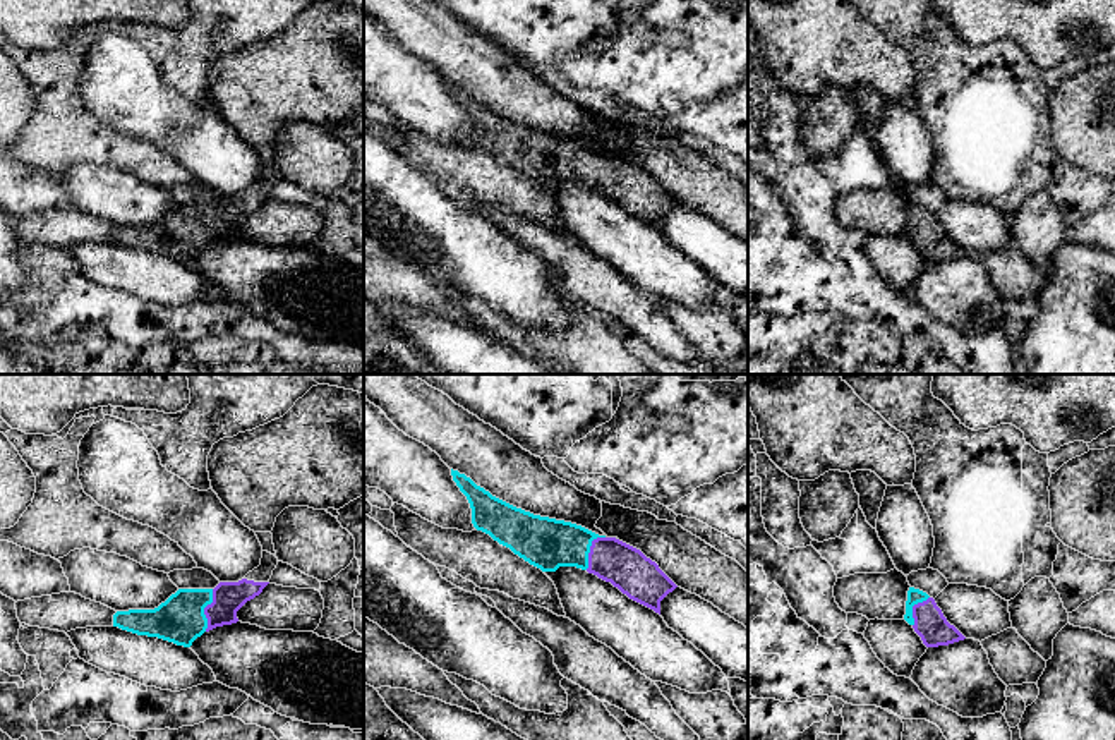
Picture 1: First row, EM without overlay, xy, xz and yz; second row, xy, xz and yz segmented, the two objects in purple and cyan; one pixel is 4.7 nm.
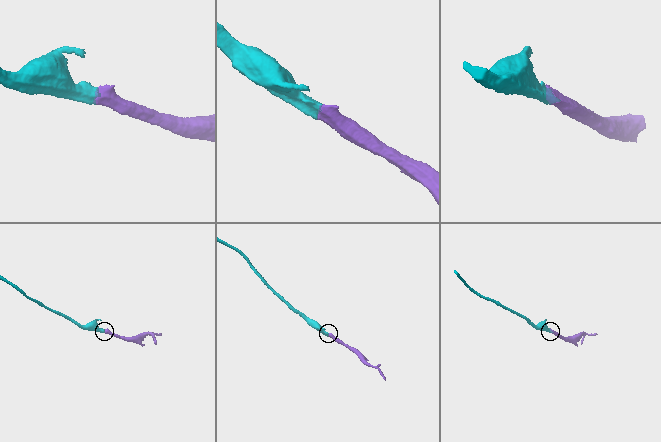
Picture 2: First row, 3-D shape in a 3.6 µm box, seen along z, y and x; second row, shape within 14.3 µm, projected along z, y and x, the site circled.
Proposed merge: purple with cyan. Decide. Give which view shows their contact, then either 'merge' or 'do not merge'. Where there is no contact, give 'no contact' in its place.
xy | merge

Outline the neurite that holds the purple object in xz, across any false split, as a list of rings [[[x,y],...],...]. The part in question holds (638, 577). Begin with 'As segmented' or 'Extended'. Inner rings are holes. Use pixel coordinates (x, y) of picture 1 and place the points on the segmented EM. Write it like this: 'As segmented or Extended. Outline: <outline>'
Extended. Outline: [[[451,469],[451,476],[470,503],[473,527],[489,534],[494,541],[509,548],[515,555],[542,572],[556,572],[559,567],[576,567],[587,570],[588,573],[611,582],[630,599],[654,610],[659,615],[660,601],[678,587],[655,561],[647,558],[640,549],[616,537],[599,536],[571,522],[533,515],[492,496],[458,470]]]

